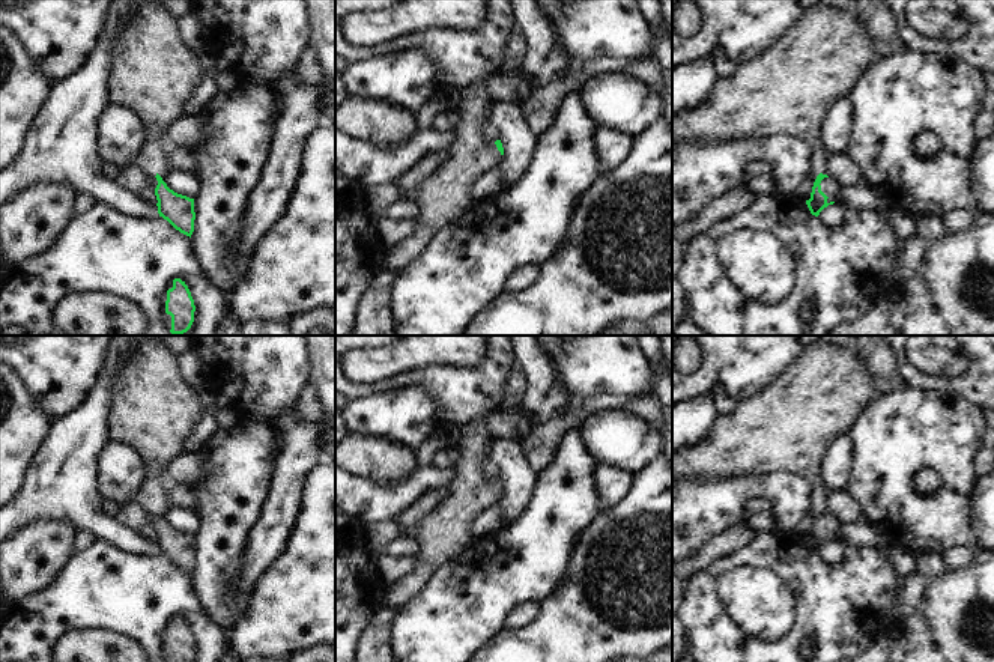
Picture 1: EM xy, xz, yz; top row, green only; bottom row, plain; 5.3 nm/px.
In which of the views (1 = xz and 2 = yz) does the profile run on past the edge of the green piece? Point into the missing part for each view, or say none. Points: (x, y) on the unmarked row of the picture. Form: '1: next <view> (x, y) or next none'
1: next xz (444, 530)
2: next yz (829, 522)

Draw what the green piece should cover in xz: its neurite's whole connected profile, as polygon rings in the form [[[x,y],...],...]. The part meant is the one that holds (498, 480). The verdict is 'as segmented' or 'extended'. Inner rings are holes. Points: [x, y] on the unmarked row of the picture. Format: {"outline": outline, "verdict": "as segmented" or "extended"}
{"outline": [[[477,417],[460,424],[462,436],[456,447],[457,474],[450,493],[418,524],[417,554],[409,573],[386,587],[386,609],[395,614],[420,593],[427,578],[448,558],[454,557],[472,536],[472,519],[484,509],[502,500],[501,477],[484,480],[480,471],[495,444],[487,432],[487,417]]], "verdict": "extended"}

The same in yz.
{"outline": [[[820,510],[814,519],[811,536],[806,537],[811,551],[818,554],[824,545],[833,542],[839,525],[841,521],[836,516]]], "verdict": "extended"}

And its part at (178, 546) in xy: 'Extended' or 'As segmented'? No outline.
Extended.

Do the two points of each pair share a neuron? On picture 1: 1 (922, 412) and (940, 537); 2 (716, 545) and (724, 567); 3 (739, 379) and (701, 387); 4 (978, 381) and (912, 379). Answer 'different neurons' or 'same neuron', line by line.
1: same neuron
2: different neurons
3: same neuron
4: same neuron

